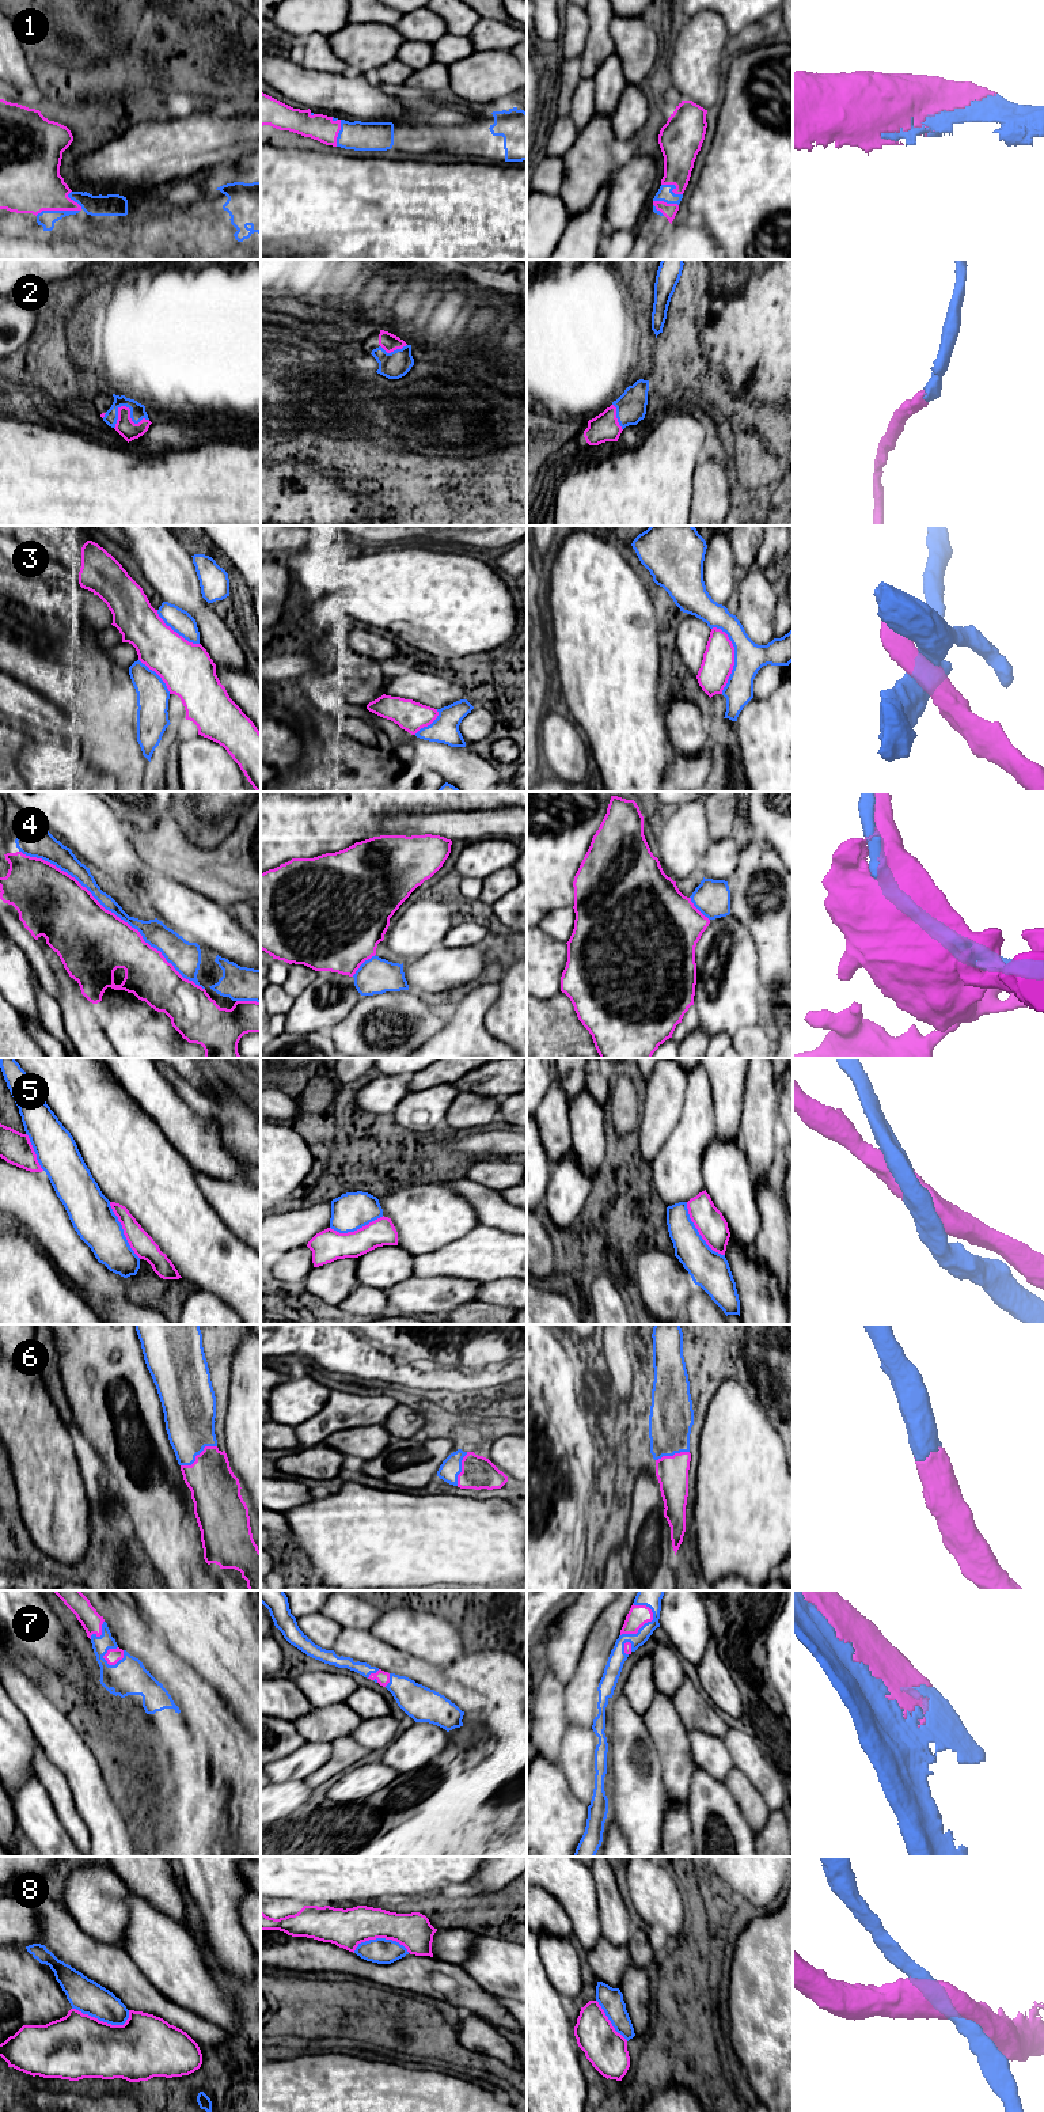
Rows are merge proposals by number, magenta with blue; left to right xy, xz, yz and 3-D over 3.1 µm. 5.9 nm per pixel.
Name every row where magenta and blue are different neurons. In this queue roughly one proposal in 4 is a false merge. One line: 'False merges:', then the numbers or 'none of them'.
False merges: 3, 5, 8

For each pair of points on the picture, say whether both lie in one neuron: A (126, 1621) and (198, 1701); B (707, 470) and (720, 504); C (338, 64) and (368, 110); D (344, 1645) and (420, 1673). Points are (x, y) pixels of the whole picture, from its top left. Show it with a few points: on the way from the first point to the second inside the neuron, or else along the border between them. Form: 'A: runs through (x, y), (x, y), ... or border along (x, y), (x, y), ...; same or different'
A: runs through (141, 1641), (179, 1680); same
B: runs through (710, 478), (712, 496); same
C: border along (310, 68), (341, 74); different
D: runs through (363, 1645), (393, 1661), (401, 1663); same

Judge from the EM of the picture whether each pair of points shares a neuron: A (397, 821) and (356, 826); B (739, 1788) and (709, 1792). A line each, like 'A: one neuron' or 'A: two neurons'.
A: two neurons
B: two neurons

